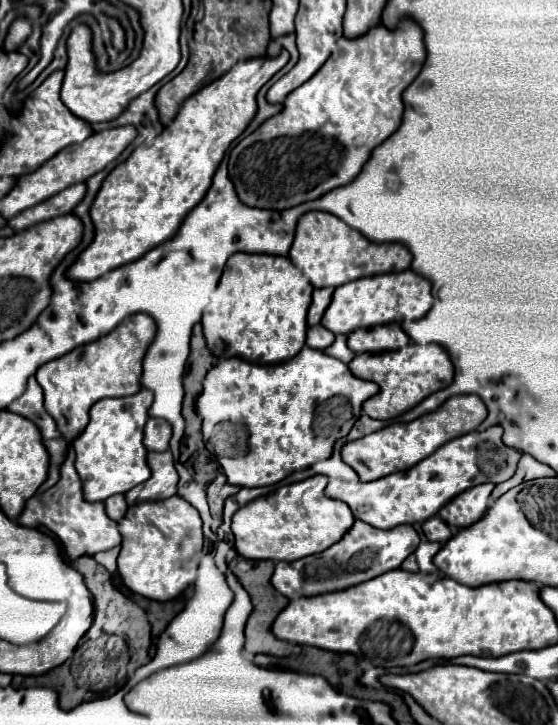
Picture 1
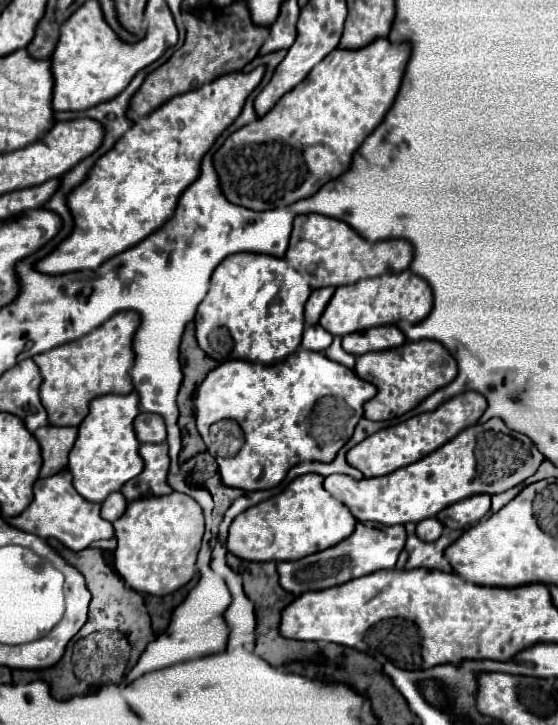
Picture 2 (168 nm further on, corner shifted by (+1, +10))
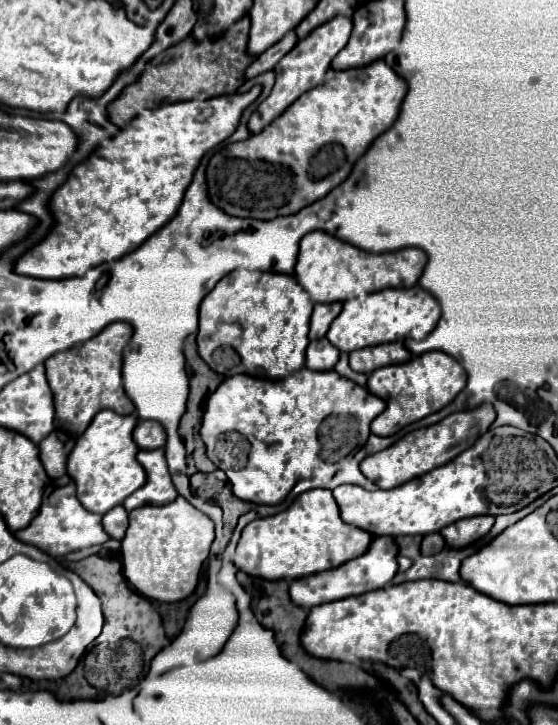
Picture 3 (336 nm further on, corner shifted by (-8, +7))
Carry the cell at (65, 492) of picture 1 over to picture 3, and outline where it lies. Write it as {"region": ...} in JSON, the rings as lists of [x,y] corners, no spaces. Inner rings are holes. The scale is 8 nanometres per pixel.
{"region":[[[65,475],[61,479],[51,481],[45,487],[43,505],[39,509],[39,515],[25,529],[17,531],[15,537],[19,541],[25,541],[29,545],[43,549],[51,557],[63,557],[63,555],[69,555],[73,551],[81,551],[81,549],[87,549],[93,545],[103,545],[105,541],[109,541],[111,537],[105,533],[101,519],[103,519],[101,515],[85,511],[85,507],[81,507],[81,501],[75,495],[73,479],[69,479]]]}

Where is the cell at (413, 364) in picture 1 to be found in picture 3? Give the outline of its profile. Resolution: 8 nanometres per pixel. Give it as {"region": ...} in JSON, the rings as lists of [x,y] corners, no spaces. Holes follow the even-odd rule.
{"region":[[[429,351],[425,355],[413,355],[407,363],[379,367],[369,375],[367,389],[373,395],[385,399],[387,407],[381,415],[377,415],[377,419],[373,419],[371,431],[381,437],[401,431],[405,425],[415,423],[445,407],[451,399],[455,399],[455,395],[465,387],[465,383],[465,369],[459,365],[459,361],[455,361],[451,355],[445,355],[443,351]]]}

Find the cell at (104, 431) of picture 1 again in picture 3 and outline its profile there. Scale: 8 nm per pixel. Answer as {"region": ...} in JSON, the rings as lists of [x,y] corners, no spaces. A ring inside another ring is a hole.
{"region":[[[111,409],[99,411],[87,431],[77,439],[69,459],[67,473],[77,485],[77,497],[83,507],[105,515],[115,505],[121,505],[133,491],[145,485],[145,469],[135,459],[139,447],[133,441],[133,429],[137,425],[137,415],[119,415]]]}

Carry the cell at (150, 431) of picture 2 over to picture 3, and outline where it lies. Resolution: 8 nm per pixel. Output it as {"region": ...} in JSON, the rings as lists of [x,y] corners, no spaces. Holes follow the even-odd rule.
{"region":[[[139,421],[133,431],[133,439],[139,449],[161,449],[161,447],[165,447],[167,435],[165,435],[165,427],[161,427],[161,423]]]}

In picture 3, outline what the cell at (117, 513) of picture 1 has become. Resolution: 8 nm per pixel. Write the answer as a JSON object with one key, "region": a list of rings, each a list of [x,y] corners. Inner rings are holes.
{"region":[[[123,505],[113,507],[109,513],[103,515],[103,527],[111,535],[111,539],[123,539],[129,523],[129,513]]]}

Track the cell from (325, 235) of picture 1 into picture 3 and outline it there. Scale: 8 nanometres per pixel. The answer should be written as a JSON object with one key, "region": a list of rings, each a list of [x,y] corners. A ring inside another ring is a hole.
{"region":[[[311,231],[301,239],[295,277],[299,285],[311,295],[313,303],[333,303],[381,291],[385,287],[413,287],[419,281],[425,263],[427,255],[417,247],[405,247],[399,251],[375,255],[325,231]]]}

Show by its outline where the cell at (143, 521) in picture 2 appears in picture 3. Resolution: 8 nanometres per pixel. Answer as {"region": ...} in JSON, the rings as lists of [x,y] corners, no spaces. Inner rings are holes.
{"region":[[[177,497],[167,505],[139,507],[129,513],[129,529],[121,541],[123,575],[147,599],[165,603],[181,601],[195,591],[211,543],[213,521],[185,497]]]}

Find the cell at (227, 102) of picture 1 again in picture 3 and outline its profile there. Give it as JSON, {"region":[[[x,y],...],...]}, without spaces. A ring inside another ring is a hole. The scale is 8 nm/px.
{"region":[[[253,85],[245,93],[145,109],[117,137],[99,145],[85,163],[77,165],[67,183],[55,191],[51,213],[57,225],[45,241],[17,261],[15,271],[39,279],[65,279],[135,251],[173,219],[201,157],[237,129],[243,109],[259,93],[261,85]]]}

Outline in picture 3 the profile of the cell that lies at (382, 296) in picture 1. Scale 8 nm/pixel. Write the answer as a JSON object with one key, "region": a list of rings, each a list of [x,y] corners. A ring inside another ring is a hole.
{"region":[[[419,285],[413,287],[389,287],[377,293],[359,295],[343,303],[341,315],[331,323],[327,339],[341,351],[351,353],[361,347],[371,347],[389,341],[403,341],[405,337],[423,339],[433,331],[441,317],[439,301]]]}

